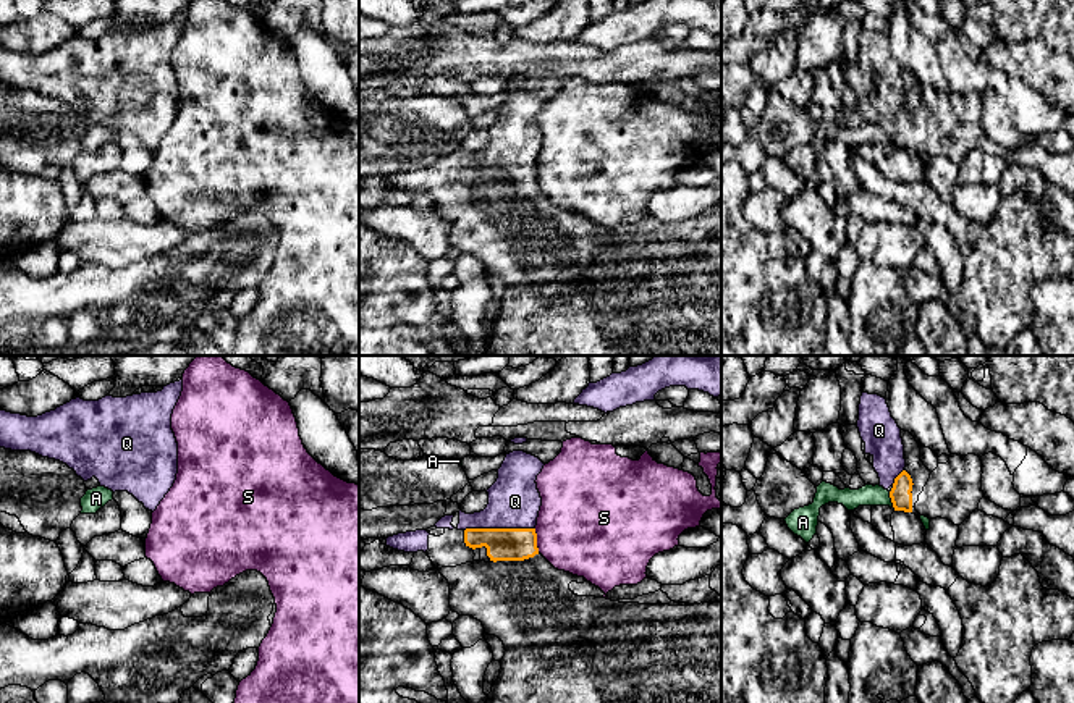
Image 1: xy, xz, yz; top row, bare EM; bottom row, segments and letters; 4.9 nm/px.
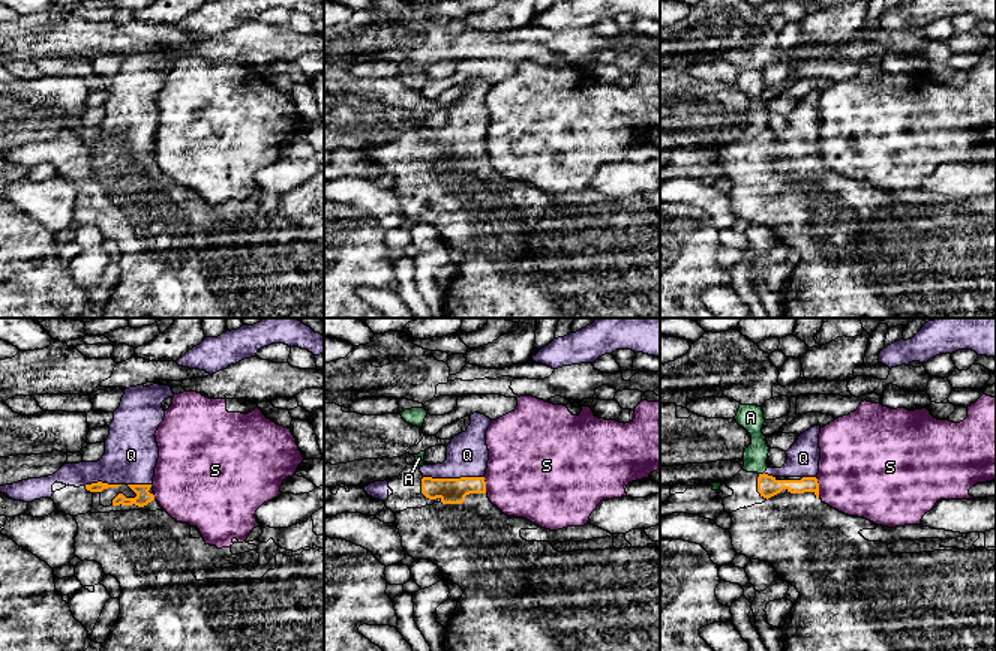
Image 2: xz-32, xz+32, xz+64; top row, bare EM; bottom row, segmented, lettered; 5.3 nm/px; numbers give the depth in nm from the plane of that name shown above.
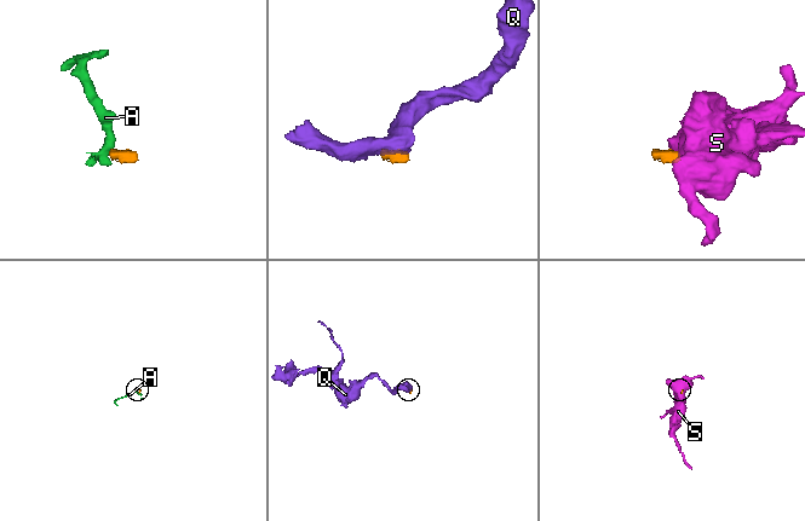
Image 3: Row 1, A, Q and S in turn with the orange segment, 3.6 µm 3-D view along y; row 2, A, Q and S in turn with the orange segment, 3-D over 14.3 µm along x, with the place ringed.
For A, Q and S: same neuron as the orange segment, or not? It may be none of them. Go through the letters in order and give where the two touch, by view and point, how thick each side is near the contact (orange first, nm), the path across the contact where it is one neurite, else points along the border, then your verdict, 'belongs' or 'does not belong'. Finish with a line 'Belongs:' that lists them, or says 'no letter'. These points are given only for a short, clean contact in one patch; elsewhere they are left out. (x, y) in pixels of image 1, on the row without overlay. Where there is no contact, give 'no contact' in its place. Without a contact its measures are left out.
A: yz (892, 138) | 110/110 nm | along yz (888, 130), (893, 144) | does not belong
Q: xz (498, 167) | 160/260 nm | belongs
S: xz (536, 178) | 160/480 nm | along xz (534, 167), (539, 189) | does not belong
Belongs: Q

